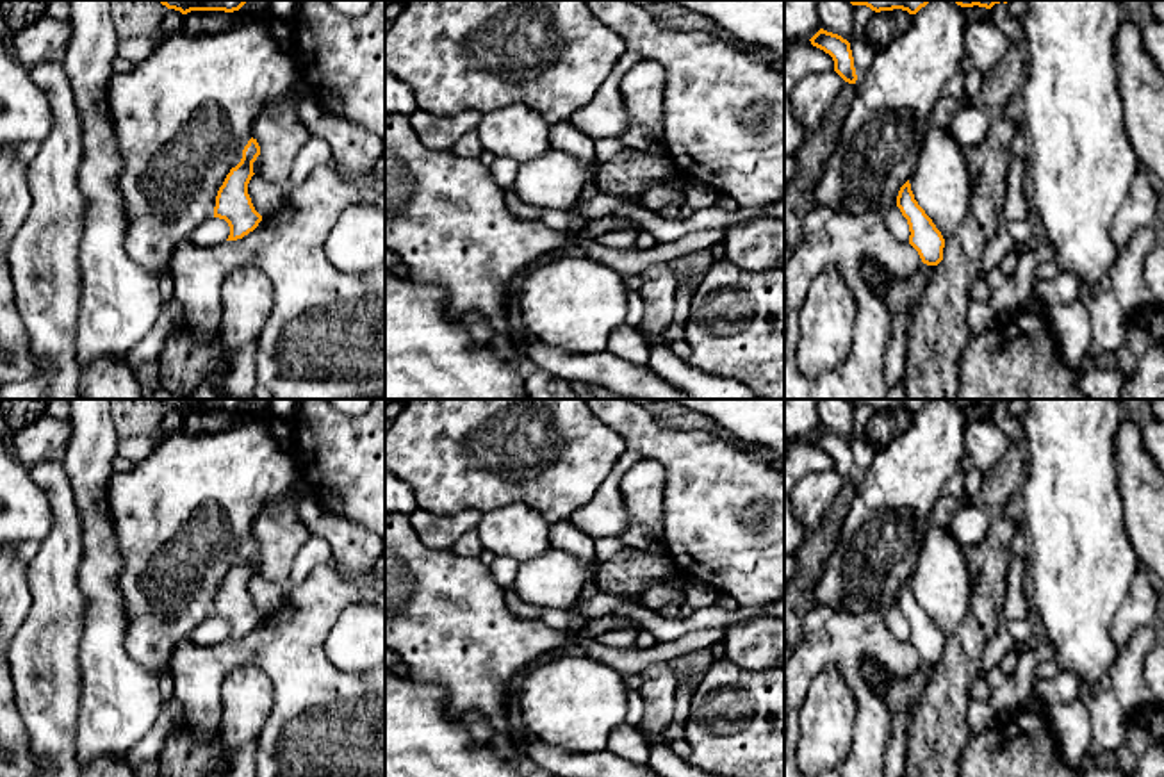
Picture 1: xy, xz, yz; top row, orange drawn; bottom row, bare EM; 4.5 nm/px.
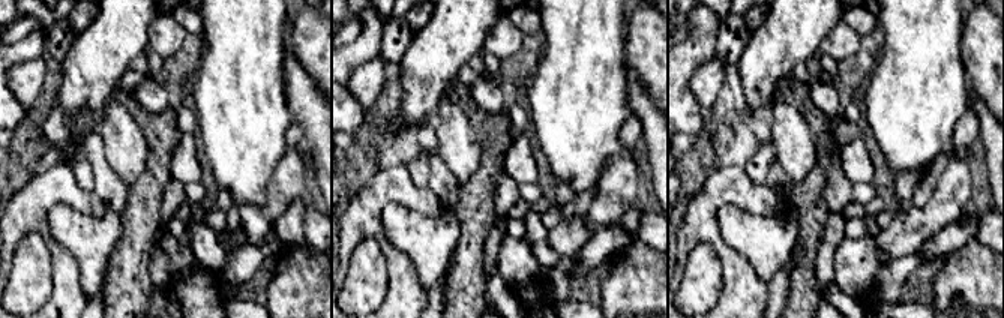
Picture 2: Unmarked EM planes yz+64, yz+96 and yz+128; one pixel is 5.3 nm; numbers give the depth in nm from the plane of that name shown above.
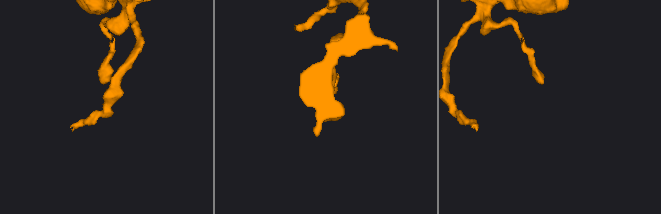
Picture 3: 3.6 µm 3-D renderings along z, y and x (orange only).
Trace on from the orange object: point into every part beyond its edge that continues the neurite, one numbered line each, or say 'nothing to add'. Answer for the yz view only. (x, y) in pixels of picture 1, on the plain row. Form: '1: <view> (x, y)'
nothing to add

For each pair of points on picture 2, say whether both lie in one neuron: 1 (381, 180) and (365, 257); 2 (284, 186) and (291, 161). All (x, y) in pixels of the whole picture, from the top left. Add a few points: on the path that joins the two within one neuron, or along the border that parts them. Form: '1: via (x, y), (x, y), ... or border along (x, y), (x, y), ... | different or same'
1: border along (347, 264), (351, 251), (371, 237), (387, 267) | different
2: via (287, 180), (290, 167) | same

